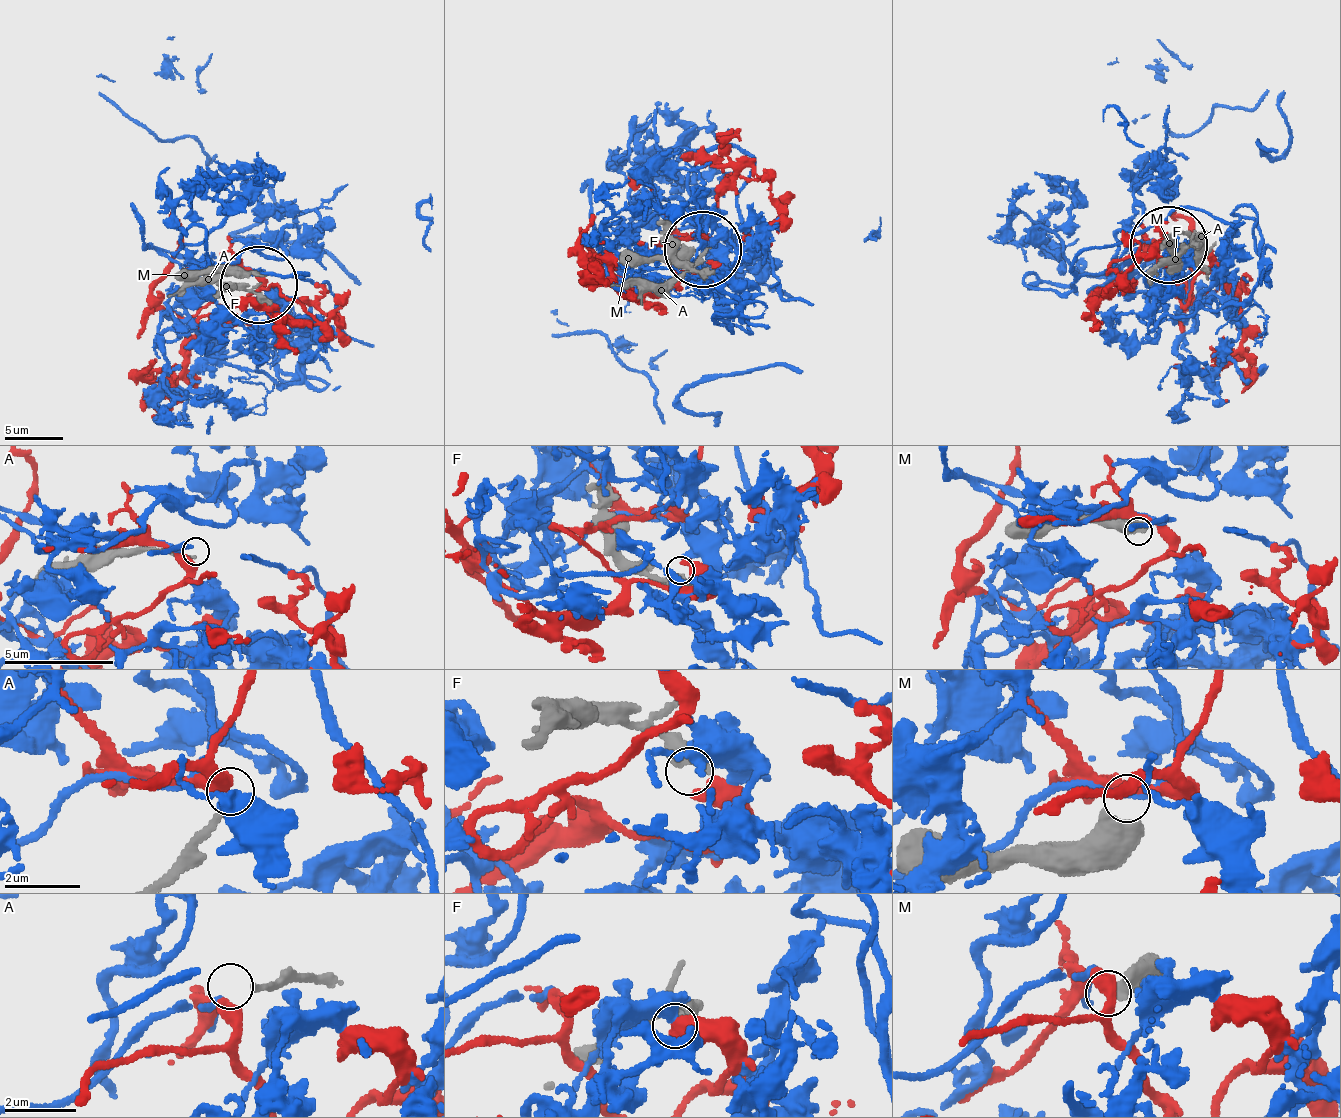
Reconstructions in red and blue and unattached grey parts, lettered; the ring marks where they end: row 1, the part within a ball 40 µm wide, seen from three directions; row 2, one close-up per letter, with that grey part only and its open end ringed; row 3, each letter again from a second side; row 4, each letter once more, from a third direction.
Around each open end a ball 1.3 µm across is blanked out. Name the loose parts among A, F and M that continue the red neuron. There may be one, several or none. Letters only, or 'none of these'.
F

